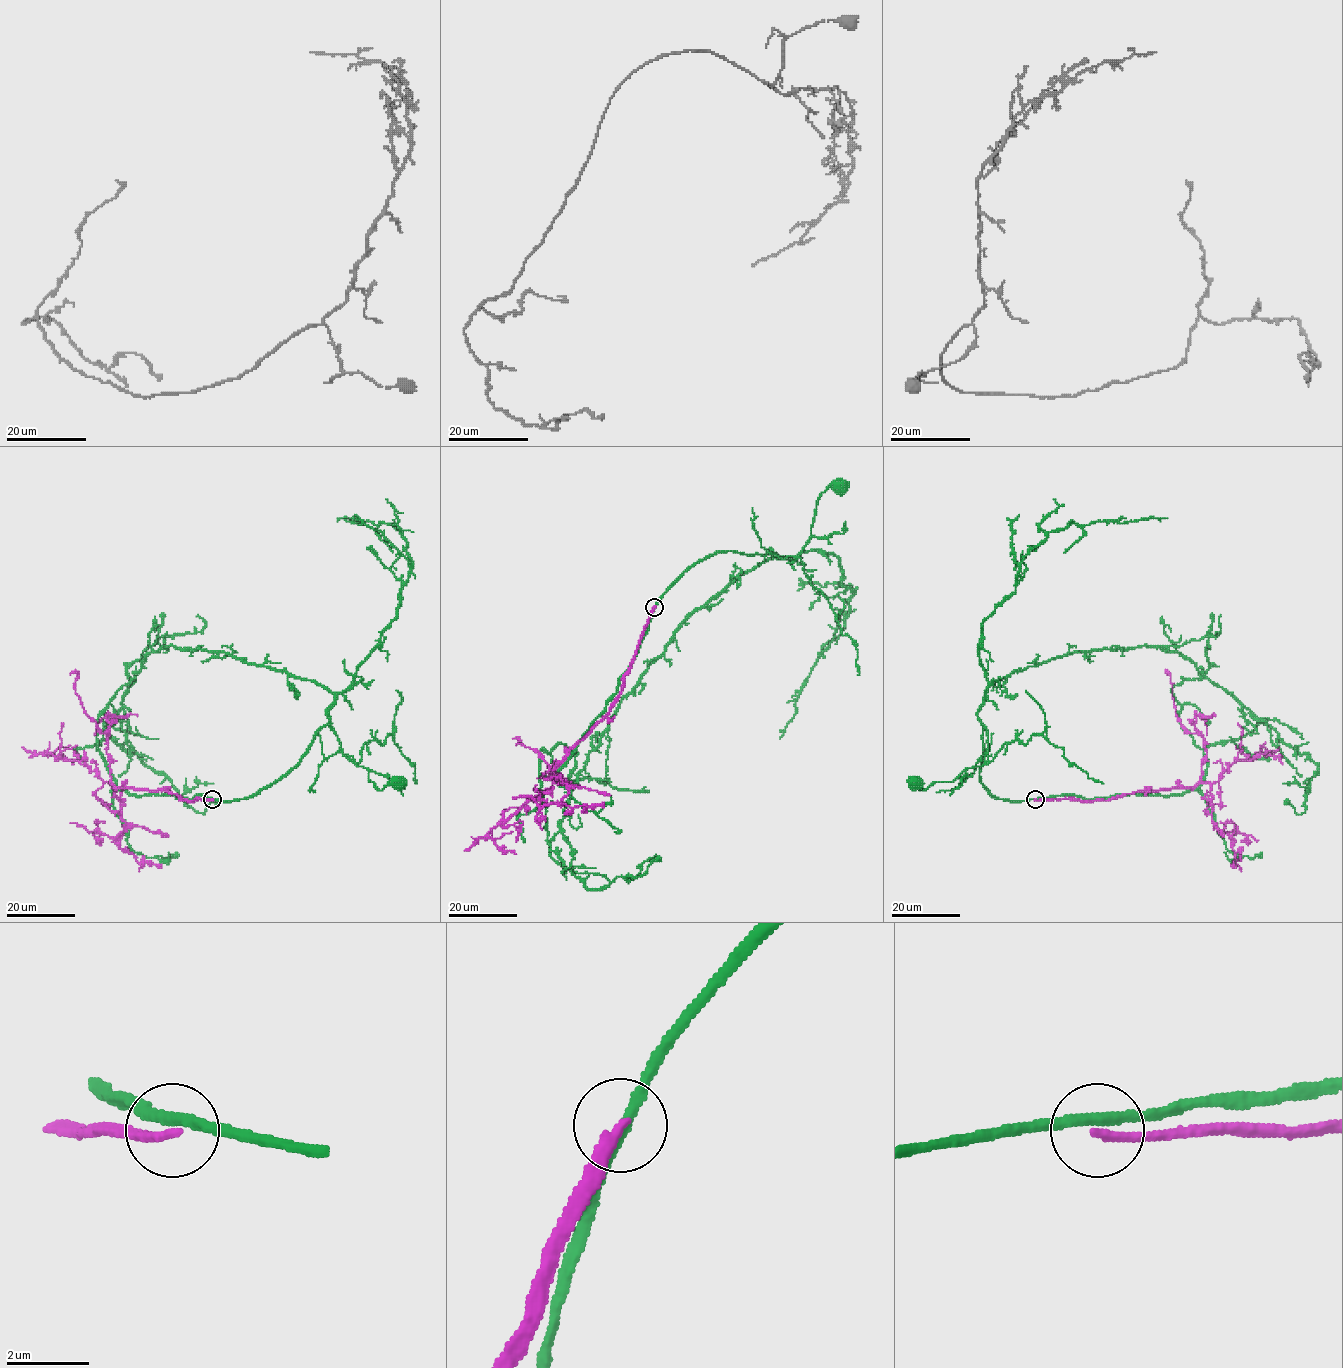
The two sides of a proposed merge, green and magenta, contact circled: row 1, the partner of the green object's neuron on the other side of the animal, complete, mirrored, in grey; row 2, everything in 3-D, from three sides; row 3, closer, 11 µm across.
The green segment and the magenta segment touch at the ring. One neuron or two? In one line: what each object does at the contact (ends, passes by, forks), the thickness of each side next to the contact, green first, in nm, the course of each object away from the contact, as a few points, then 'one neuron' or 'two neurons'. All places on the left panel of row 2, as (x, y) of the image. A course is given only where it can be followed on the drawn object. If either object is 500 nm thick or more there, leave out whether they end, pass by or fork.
green passes by; magenta ends; calibres 240 and 280 nm; course green (212, 799), (242, 799), (272, 784), (329, 725), (342, 753), (368, 770), (377, 789), (396, 781); course magenta (212, 799), (190, 802), (164, 790), (115, 787), (107, 734), (85, 712), (75, 691), (78, 675), (70, 674); two neurons

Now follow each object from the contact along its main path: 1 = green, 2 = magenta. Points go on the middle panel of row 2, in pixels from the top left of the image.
1: (654, 607), (684, 572), (715, 554), (796, 556), (810, 536), (820, 495), (829, 486), (839, 489)
2: (654, 607), (616, 702), (549, 778), (548, 765), (539, 753), (513, 739)

